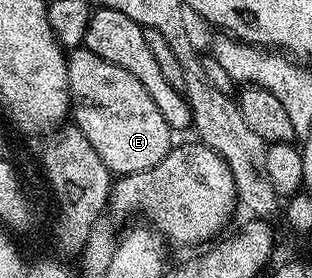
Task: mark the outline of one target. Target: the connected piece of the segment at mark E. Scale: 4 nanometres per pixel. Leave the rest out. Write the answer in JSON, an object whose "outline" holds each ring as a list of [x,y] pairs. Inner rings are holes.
{"outline":[[[73,48],[66,59],[71,119],[86,134],[86,142],[98,150],[98,158],[106,162],[108,171],[121,177],[158,166],[174,147],[174,133],[154,106],[154,98],[146,94],[146,86],[130,70],[98,58],[89,48]]]}

